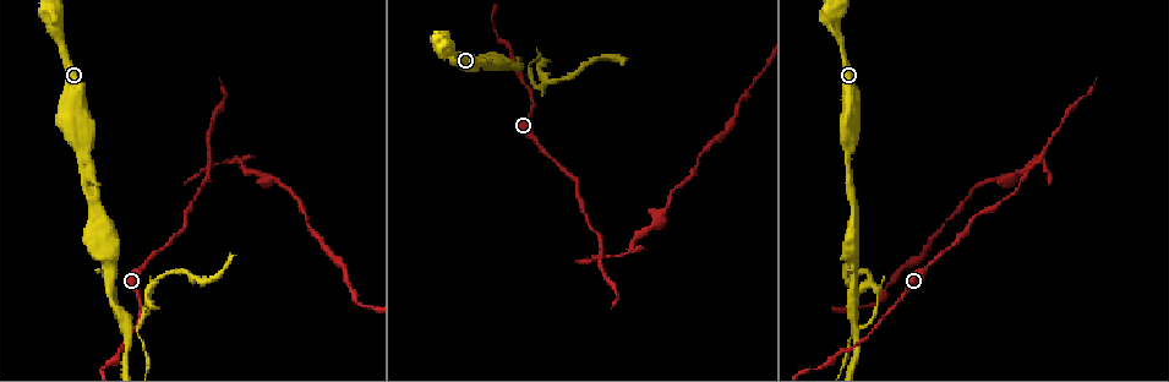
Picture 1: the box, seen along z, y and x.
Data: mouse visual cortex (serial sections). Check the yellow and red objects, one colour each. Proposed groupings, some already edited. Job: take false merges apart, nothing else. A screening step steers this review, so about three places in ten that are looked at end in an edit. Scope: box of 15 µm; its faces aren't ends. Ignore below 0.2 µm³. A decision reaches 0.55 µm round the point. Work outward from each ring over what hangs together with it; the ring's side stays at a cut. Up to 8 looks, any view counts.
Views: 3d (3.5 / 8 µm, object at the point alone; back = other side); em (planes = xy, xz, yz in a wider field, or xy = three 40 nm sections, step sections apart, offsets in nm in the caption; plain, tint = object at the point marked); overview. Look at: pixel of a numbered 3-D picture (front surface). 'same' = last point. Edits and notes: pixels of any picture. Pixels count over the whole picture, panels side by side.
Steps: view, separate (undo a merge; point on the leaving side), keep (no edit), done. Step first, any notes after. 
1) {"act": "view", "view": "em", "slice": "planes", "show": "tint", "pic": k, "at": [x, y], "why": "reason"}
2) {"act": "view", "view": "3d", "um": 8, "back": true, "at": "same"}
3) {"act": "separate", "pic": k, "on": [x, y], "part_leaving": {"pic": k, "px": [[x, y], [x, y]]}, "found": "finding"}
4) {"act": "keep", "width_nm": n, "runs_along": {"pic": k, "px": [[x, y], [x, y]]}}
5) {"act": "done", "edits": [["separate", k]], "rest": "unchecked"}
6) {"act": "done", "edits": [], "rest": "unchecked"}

{"act": "view", "view": "3d", "um": 8, "pic": 1, "at": [109, 264], "why": "thick turns thin"}

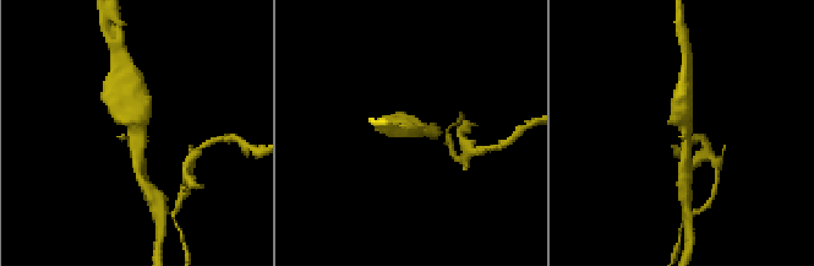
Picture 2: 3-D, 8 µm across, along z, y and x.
{"act": "view", "view": "em", "slice": "planes", "show": "tint", "pic": 2, "at": [141, 129], "why": "shape alone is not enough"}

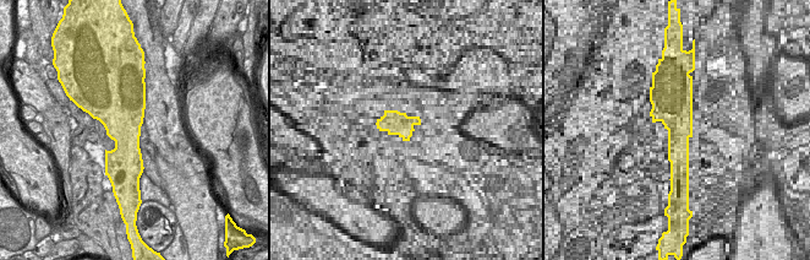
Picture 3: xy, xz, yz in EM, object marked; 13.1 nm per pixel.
{"act": "keep", "runs_along": {"pic": 2, "px": [[120, 98], [138, 120], [138, 164]]}, "found": "all the same cell"}

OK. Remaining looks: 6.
{"act": "view", "view": "3d", "um": 8, "pic": 1, "at": [852, 326], "why": "calibre changes"}

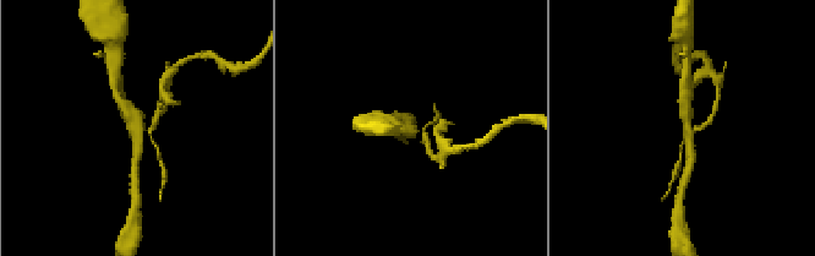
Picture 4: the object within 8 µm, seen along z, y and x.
{"act": "view", "view": "3d", "um": 3.5, "pic": 4, "at": [684, 130]}

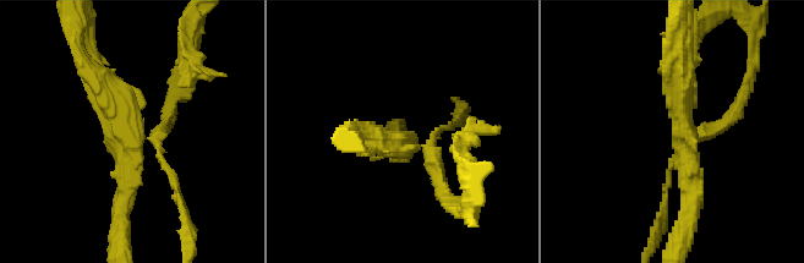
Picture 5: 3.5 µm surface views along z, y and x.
{"act": "keep", "arm_widths_nm": [100, 150, 250, 300], "runs_along": {"pic": 5, "px": [[362, 136], [430, 151], [444, 195]]}, "found": "continuous, no second cell"}

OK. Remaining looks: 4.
{"act": "view", "view": "3d", "um": 3.5, "pic": 1, "at": [612, 255], "why": "sharp bend"}

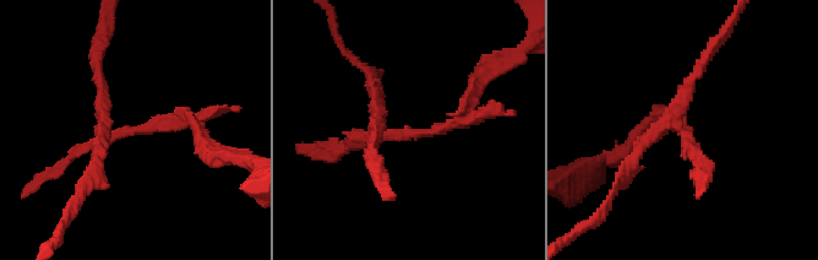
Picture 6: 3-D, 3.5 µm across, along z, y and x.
{"act": "view", "view": "em", "slice": "planes", "show": "tint", "pic": 6, "at": [129, 132]}

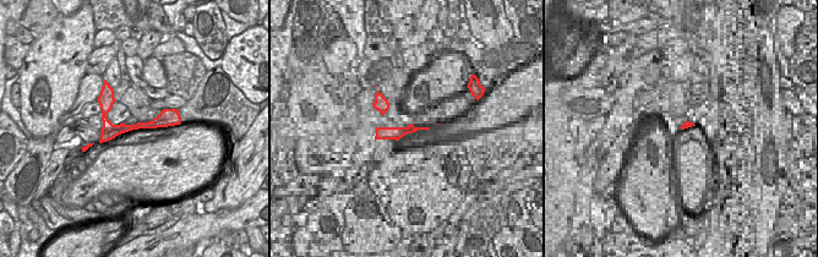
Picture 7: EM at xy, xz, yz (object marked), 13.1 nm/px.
{"act": "view", "view": "em", "slice": "xy", "step": 3, "show": "tint", "at": "same", "why": "another direction"}

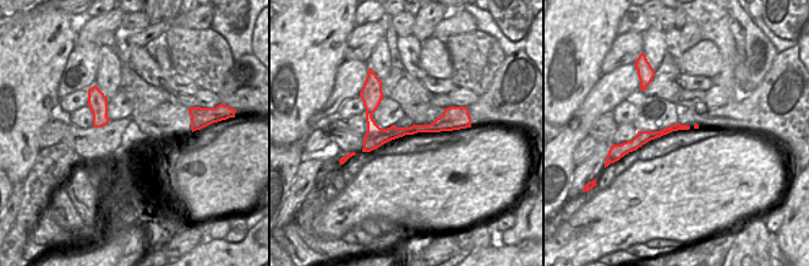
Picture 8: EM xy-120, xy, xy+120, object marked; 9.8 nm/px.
{"act": "separate", "pic": 6, "on": [699, 157], "found": "two cells meet here"}

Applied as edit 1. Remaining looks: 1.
{"act": "done", "edits": [["separate", 6]], "rest": "unchecked"}

